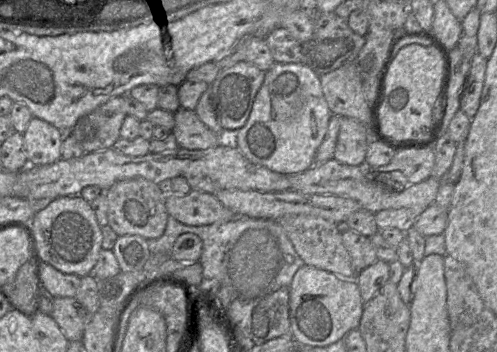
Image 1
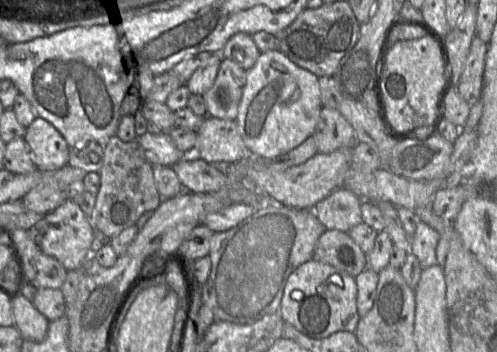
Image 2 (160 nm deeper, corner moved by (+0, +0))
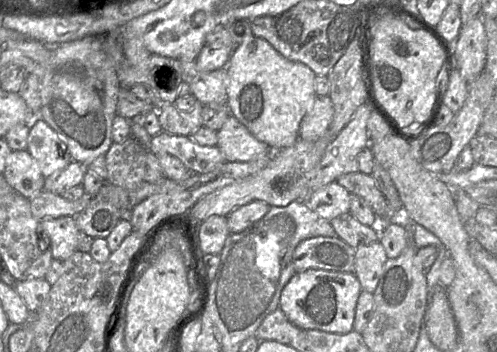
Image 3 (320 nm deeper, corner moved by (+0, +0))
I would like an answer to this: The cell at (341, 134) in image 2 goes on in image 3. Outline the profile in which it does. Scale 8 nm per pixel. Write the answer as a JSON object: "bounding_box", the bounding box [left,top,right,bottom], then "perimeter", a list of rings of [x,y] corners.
{"bounding_box":[299,96,334,141],"perimeter":[[[317,96],[303,117],[299,138],[305,141],[316,141],[325,136],[333,120],[334,108],[329,96]]]}

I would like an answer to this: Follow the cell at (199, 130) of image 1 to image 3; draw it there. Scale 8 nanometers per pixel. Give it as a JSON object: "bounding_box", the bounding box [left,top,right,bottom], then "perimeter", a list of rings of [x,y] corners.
{"bounding_box":[217,115,272,162],"perimeter":[[[233,115],[217,131],[217,147],[226,162],[249,162],[268,155],[272,149],[259,141]]]}

